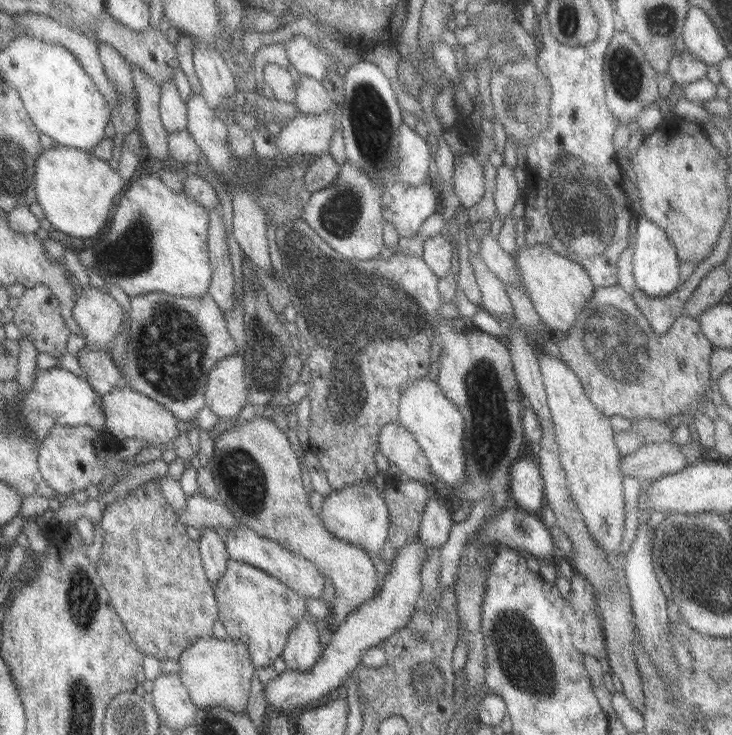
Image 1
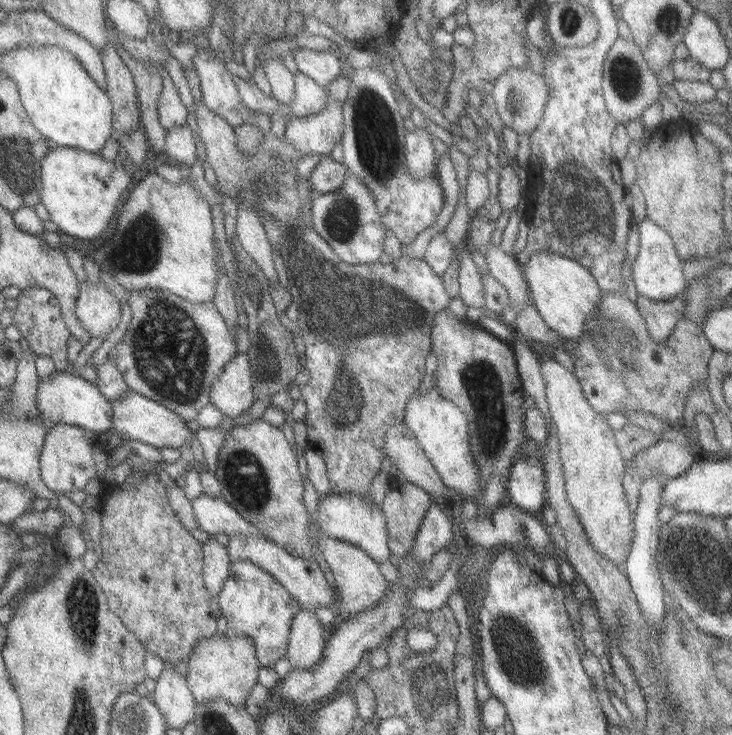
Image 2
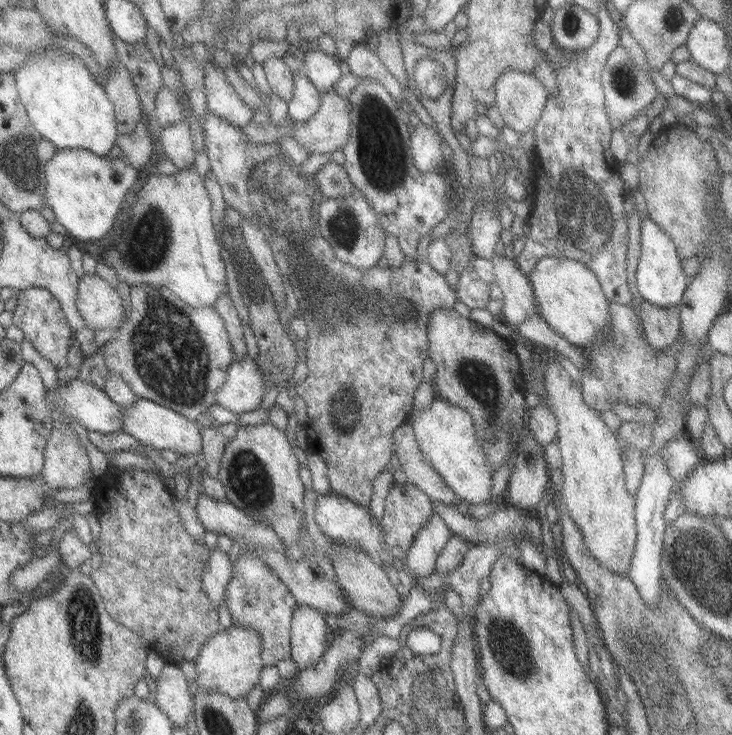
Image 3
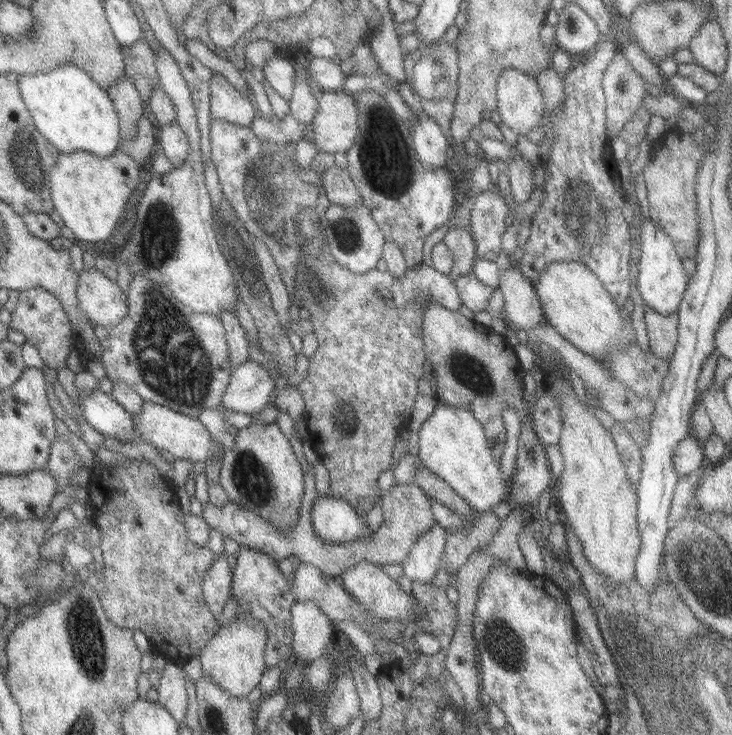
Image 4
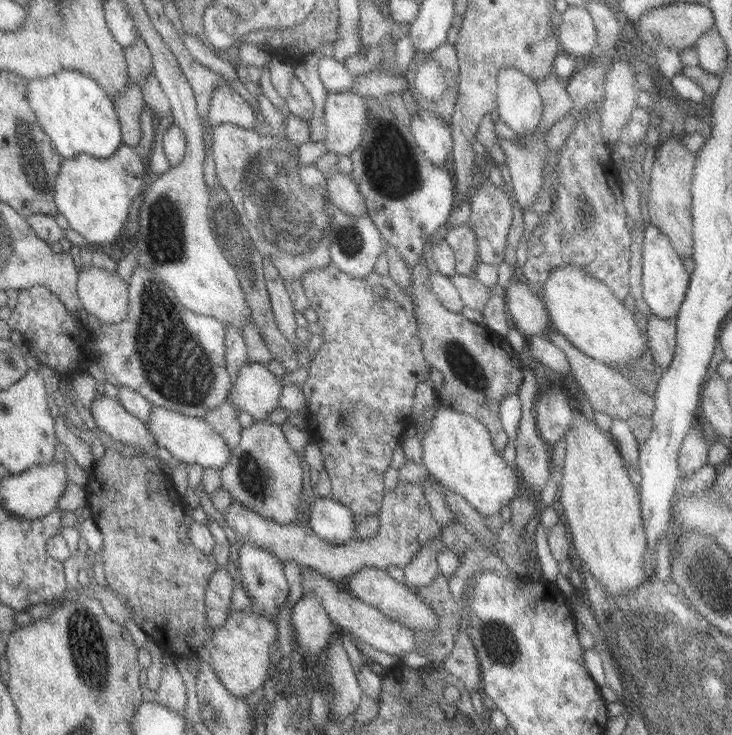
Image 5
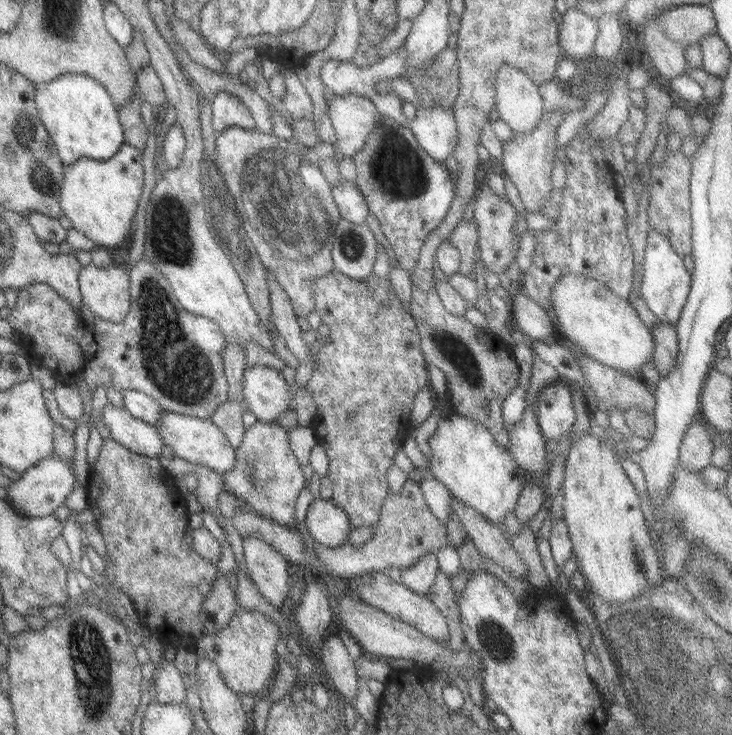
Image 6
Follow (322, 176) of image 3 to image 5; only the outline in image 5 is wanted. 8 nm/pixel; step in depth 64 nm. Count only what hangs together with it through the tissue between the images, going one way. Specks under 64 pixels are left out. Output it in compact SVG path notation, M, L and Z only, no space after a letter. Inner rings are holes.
M335 168L325 170L325 174L327 174L325 176L327 178L327 194L329 194L329 200L333 202L333 206L351 218L367 216L365 198L357 190L357 184L353 182L353 178L343 172L337 172Z

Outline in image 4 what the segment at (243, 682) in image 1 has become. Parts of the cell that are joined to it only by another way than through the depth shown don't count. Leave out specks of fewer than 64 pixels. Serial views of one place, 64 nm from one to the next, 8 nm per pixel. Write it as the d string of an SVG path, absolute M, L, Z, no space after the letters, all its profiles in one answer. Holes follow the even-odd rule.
M241 614L229 620L229 624L227 622L219 624L213 638L209 638L209 642L199 650L199 656L197 656L201 662L203 676L211 678L227 694L243 700L259 686L261 676L267 670L267 664L265 664L267 642L269 642L269 630L247 614Z

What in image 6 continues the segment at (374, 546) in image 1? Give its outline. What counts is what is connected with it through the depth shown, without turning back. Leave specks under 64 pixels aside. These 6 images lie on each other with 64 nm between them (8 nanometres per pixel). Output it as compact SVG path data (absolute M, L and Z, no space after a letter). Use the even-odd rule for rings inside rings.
M313 500L307 508L303 526L315 544L327 548L337 548L339 544L347 542L351 532L347 514L331 500Z

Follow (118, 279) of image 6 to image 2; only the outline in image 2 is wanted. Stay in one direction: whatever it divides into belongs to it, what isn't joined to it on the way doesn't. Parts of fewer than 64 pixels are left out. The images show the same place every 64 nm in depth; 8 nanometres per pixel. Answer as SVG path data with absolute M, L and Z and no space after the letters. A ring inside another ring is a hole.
M83 282L75 300L75 316L91 338L105 340L119 324L119 304L103 282Z

